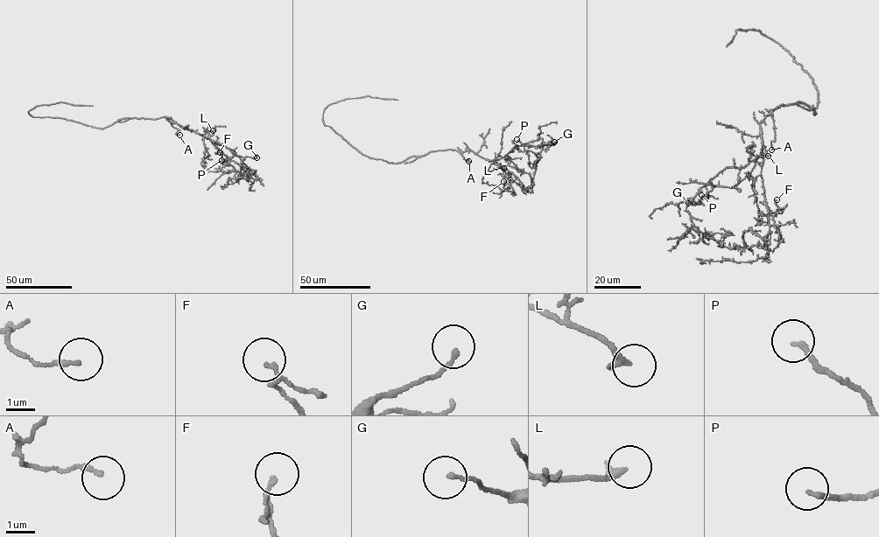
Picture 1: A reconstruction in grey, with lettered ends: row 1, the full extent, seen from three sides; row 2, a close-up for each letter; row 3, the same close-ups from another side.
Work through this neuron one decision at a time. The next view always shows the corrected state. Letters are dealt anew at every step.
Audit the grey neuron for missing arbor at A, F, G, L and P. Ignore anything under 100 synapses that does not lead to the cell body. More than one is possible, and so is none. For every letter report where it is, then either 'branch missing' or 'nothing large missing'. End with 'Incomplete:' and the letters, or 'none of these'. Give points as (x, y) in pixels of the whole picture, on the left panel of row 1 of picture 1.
A: at (179, 135); nothing large missing
F: at (220, 152); nothing large missing
G: at (256, 157); nothing large missing
L: at (213, 130); nothing large missing
P: at (221, 160); nothing large missing
Incomplete: none of these

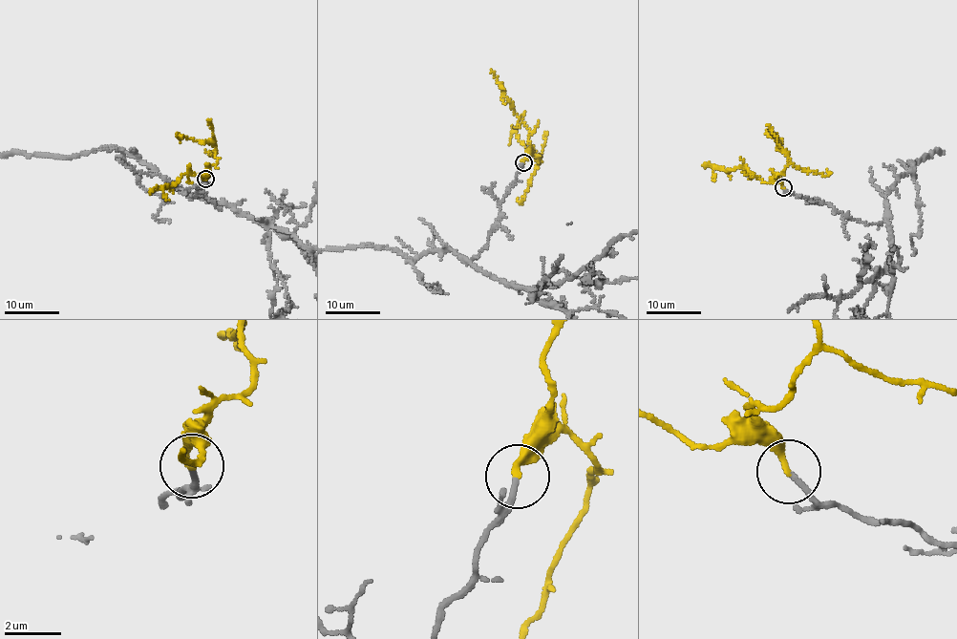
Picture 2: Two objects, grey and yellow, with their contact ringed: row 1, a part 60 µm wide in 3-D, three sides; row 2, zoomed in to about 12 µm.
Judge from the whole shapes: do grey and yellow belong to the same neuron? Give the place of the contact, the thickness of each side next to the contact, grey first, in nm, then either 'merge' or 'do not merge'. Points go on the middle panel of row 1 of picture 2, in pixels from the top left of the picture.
place (523, 162); calibres 200 and 240 nm; merge

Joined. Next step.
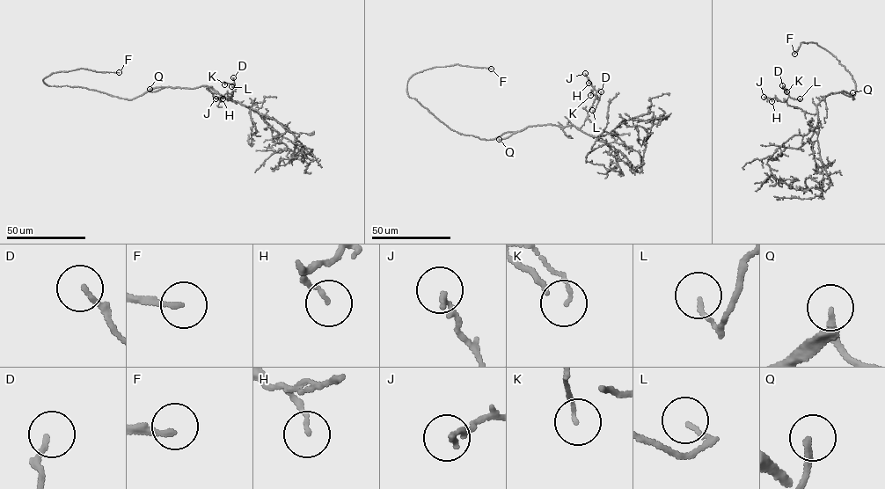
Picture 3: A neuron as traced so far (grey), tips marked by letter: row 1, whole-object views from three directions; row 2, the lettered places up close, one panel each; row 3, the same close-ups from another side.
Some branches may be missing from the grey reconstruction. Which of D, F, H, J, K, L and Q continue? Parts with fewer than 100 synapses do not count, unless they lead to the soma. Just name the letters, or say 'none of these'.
F, Q

